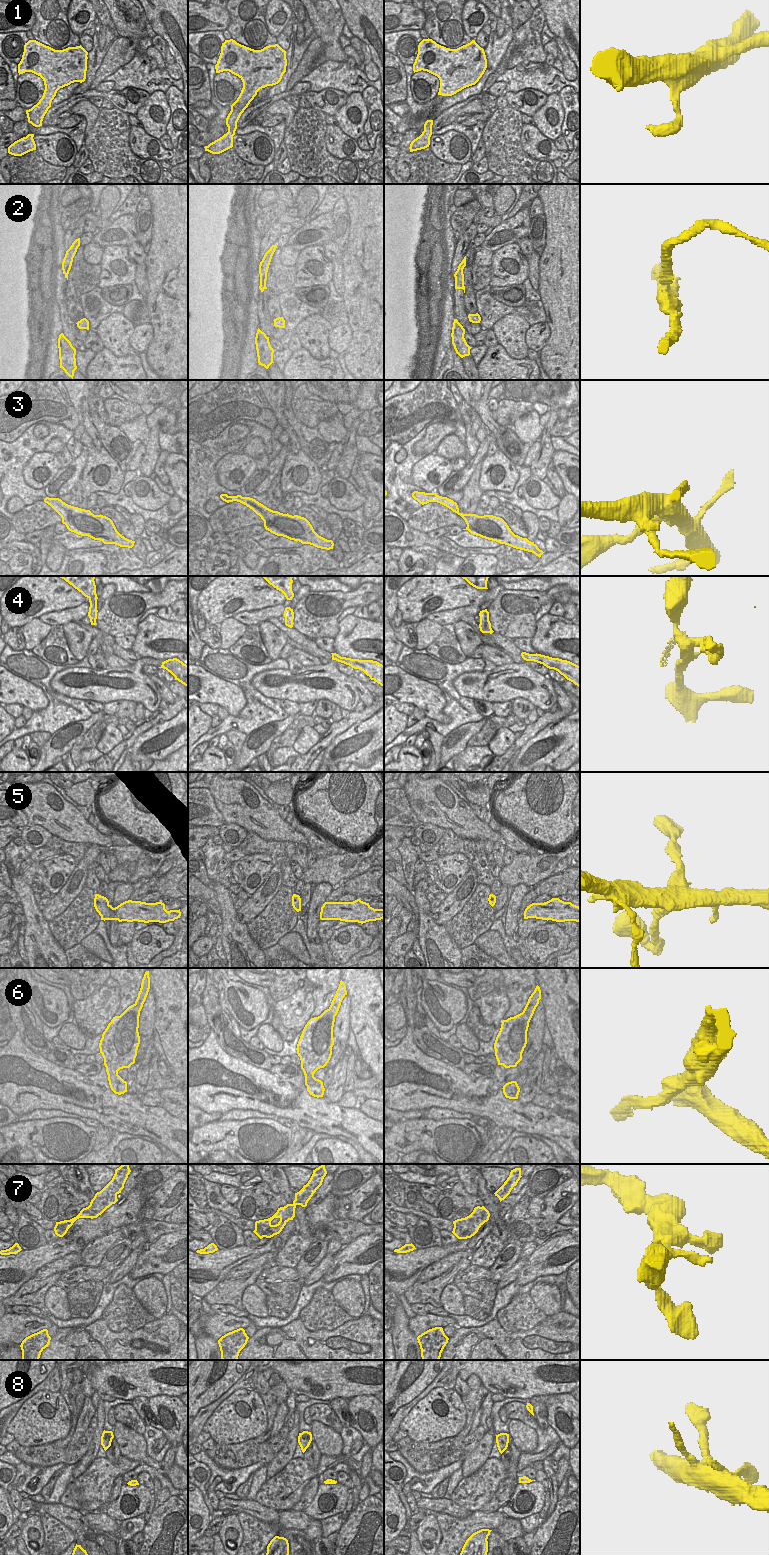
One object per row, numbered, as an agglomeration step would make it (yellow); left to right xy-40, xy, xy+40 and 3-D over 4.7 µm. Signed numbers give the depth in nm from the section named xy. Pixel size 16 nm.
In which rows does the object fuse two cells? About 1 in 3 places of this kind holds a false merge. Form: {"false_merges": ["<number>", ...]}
{"false_merges": ["2", "3", "6"]}

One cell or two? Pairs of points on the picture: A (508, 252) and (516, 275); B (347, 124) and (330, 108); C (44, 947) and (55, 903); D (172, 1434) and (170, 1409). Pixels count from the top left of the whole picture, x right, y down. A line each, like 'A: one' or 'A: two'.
A: one
B: two
C: two
D: one

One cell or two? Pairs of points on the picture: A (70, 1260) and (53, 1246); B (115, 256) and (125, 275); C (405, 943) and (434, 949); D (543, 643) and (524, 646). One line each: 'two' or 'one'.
A: two
B: one
C: two
D: two

